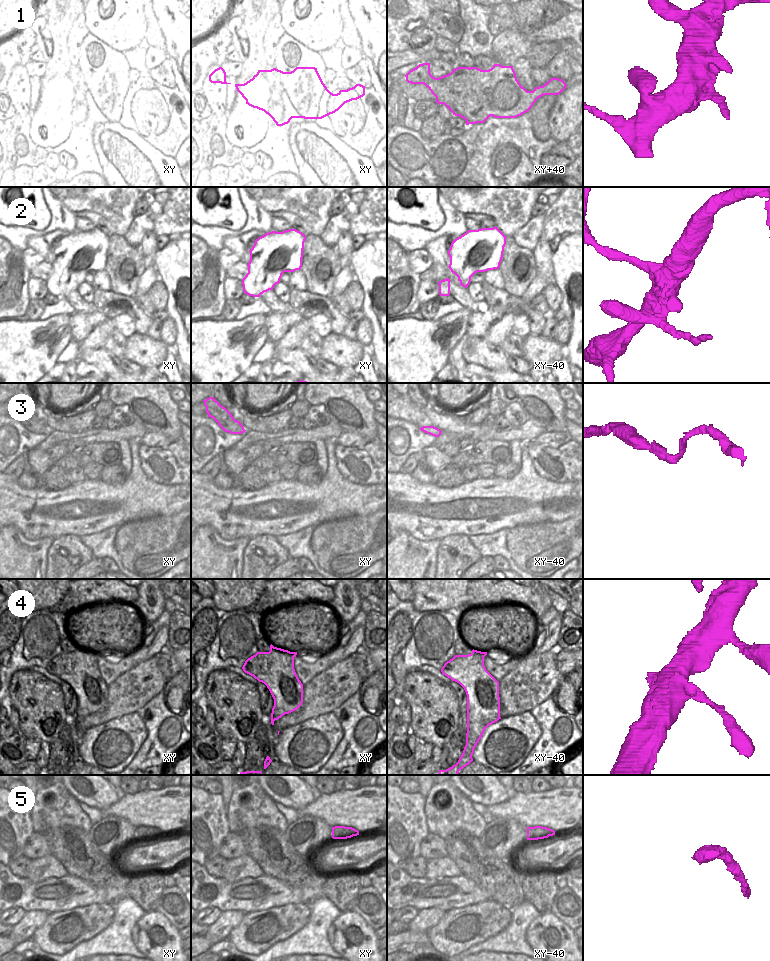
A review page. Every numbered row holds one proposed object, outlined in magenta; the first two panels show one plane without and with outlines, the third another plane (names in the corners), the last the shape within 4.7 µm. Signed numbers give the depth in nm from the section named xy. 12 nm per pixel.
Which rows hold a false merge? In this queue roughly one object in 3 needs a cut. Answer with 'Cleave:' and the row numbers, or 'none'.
Cleave: none.

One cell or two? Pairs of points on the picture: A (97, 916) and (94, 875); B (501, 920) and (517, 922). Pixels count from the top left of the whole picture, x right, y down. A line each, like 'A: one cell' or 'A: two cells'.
A: two cells
B: two cells

